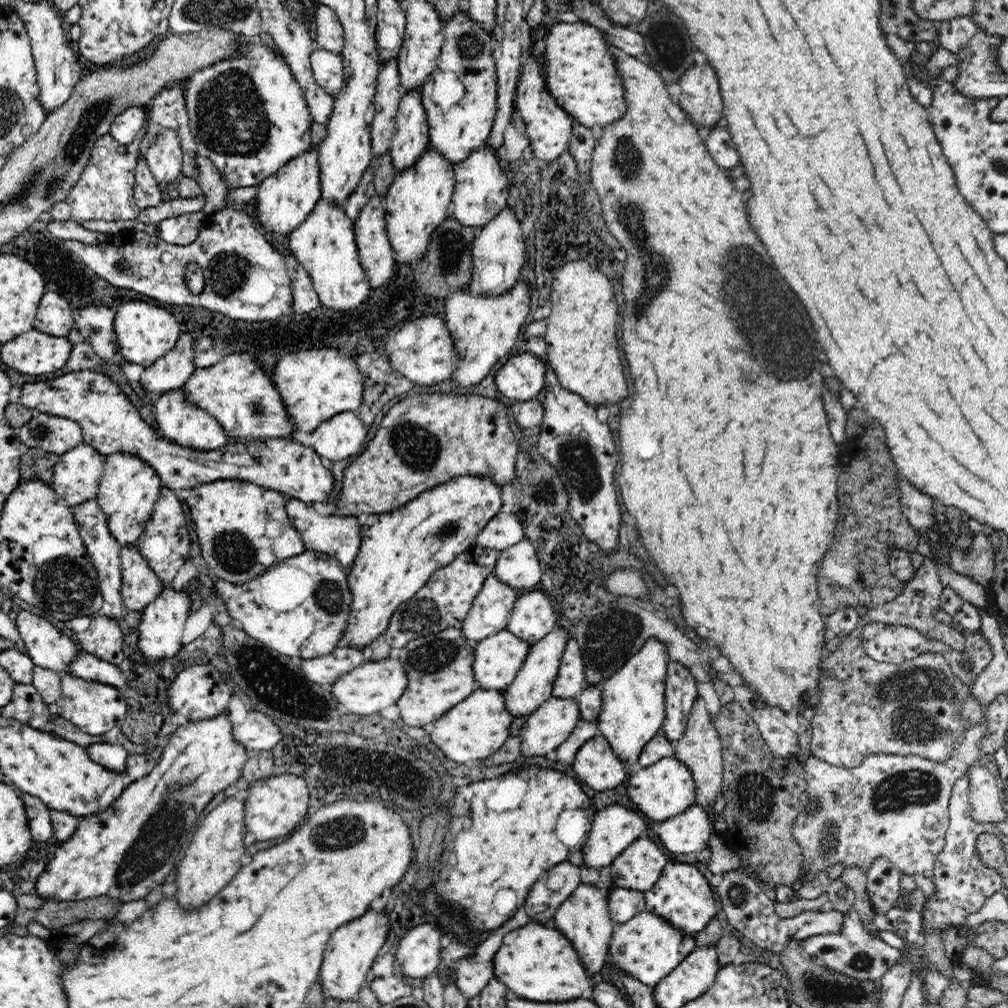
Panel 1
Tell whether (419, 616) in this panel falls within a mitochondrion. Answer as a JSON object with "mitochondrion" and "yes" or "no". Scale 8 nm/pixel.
{"mitochondrion":"yes"}

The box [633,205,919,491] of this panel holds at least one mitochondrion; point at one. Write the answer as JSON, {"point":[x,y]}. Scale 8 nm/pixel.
{"point":[789,351]}

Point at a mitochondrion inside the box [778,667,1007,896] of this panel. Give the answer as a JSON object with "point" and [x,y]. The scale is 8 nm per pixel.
{"point":[901,790]}

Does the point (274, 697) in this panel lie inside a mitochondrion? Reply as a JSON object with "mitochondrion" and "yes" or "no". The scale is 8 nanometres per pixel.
{"mitochondrion":"yes"}

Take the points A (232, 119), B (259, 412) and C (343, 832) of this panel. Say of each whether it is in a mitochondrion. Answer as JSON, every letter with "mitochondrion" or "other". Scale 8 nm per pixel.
{"A":"mitochondrion","B":"mitochondrion","C":"mitochondrion"}

